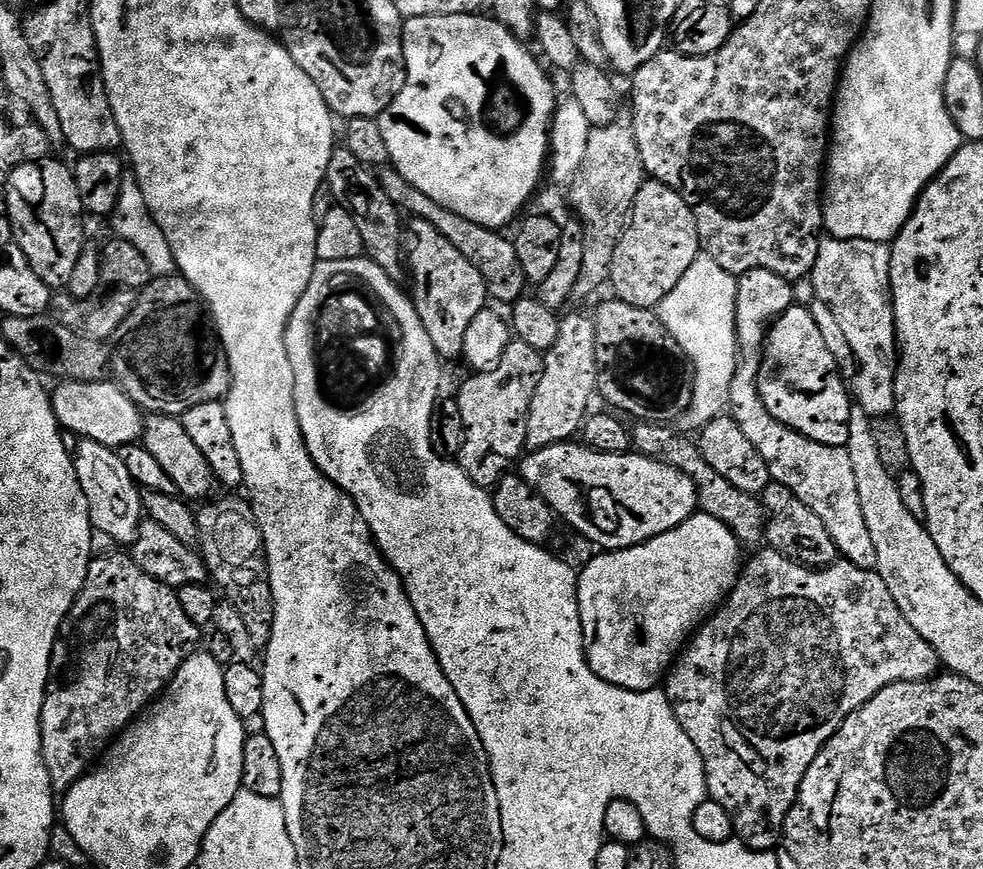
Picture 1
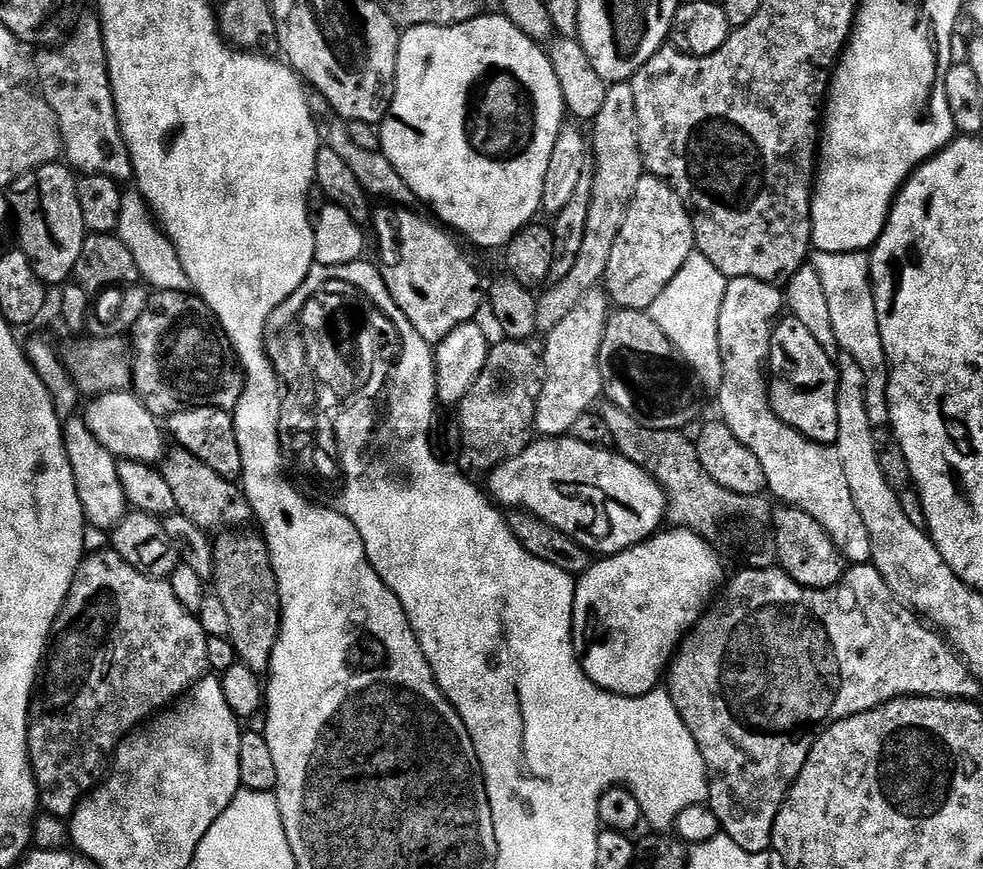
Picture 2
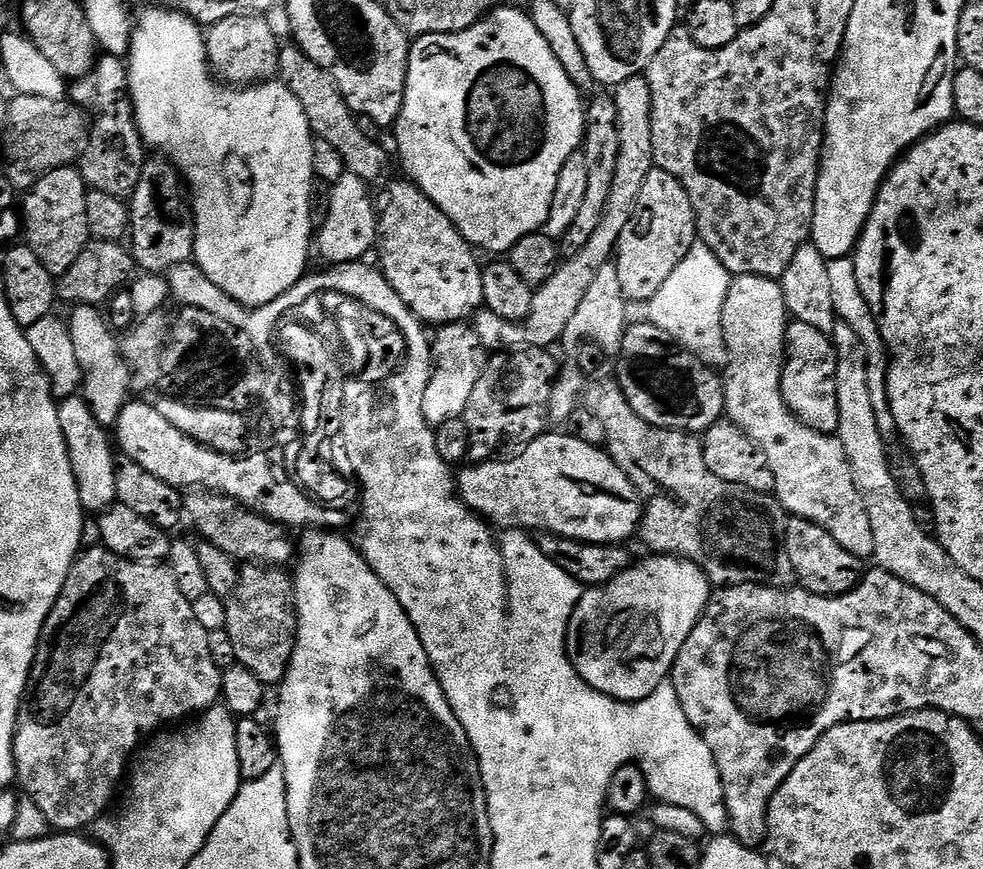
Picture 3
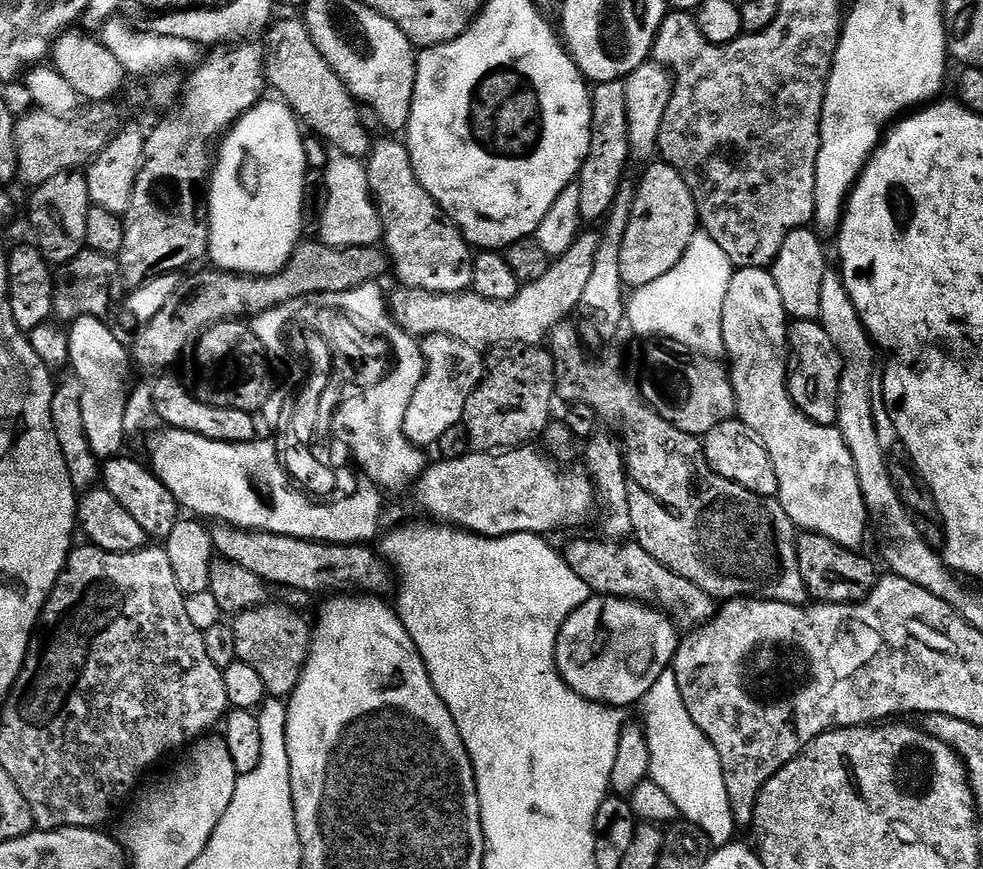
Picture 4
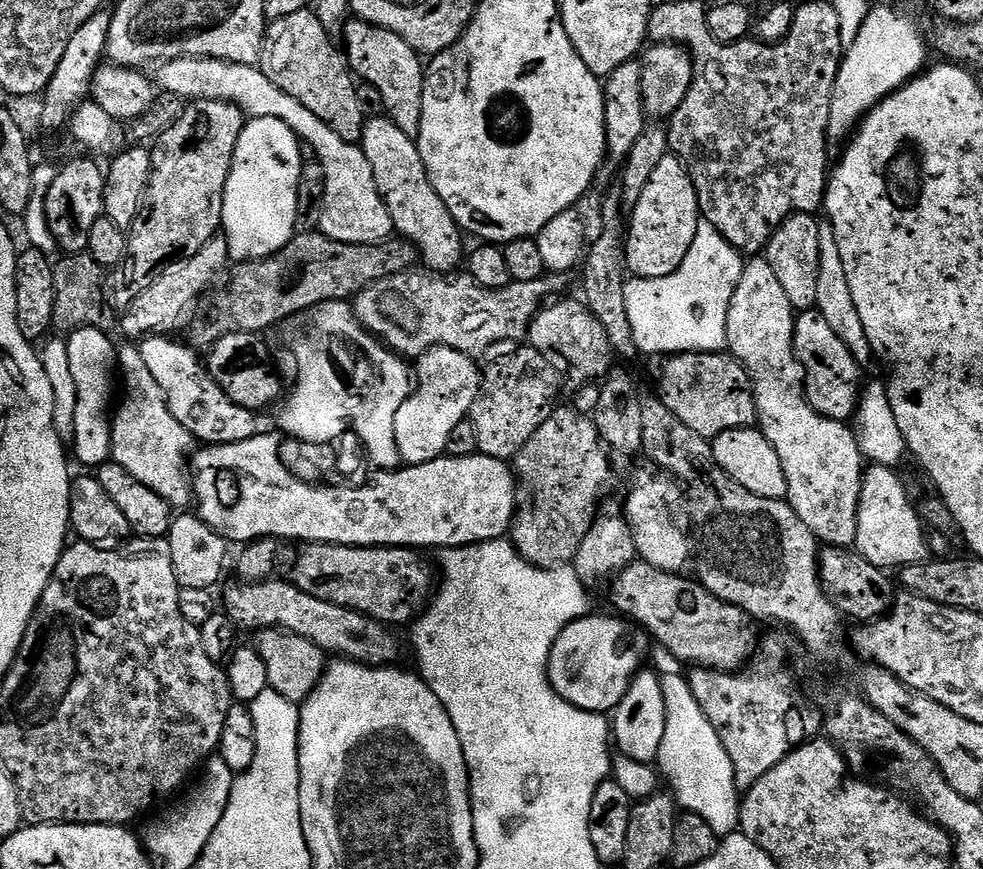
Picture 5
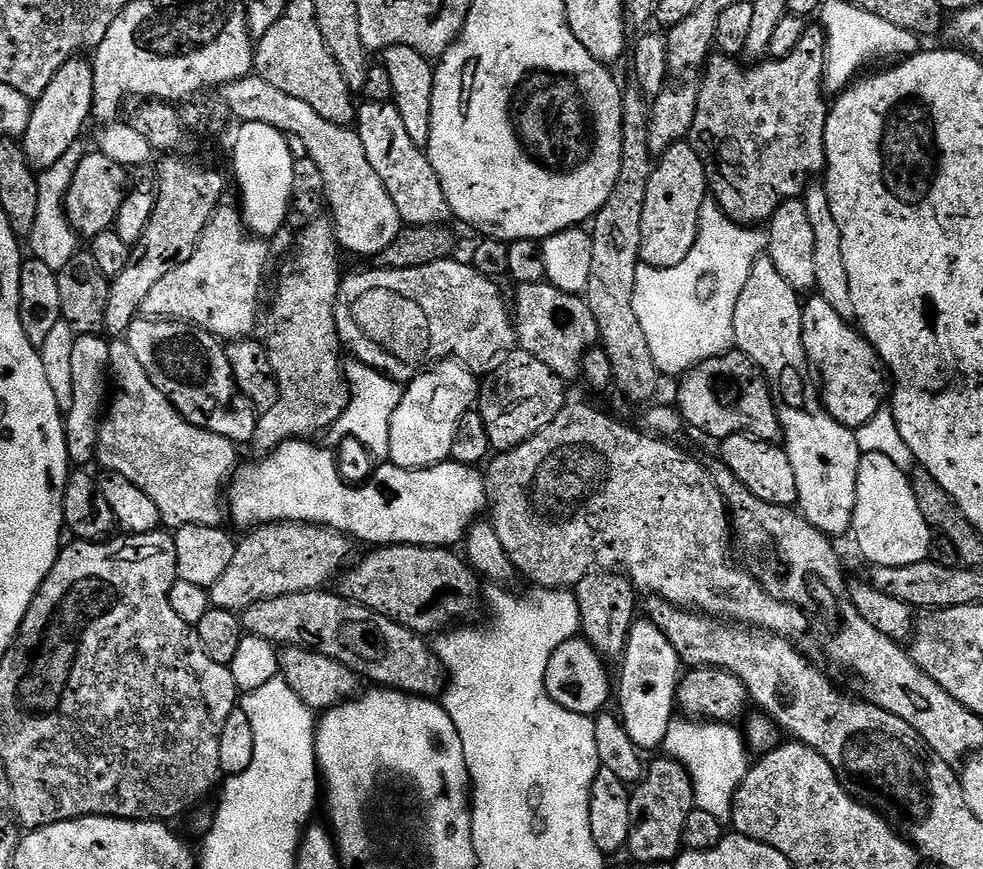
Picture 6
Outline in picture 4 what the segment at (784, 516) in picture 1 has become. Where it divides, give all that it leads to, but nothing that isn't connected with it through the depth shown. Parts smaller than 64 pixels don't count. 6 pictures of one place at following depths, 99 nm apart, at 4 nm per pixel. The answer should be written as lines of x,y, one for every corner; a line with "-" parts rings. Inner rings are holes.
801,531
796,537
798,564
808,587
808,595
821,604
856,604
874,590
878,571
859,551
838,546
822,534

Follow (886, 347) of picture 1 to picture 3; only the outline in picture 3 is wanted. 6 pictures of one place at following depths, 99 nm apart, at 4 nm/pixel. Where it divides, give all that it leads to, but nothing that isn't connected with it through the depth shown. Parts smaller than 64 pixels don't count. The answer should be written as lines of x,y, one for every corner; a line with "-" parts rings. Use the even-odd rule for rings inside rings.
845,258
842,260
829,260
828,266
831,281
831,297
837,317
839,317
844,324
850,326
854,330
854,334
858,334
858,338
862,338
862,346
868,355
870,386
872,387
872,397
874,398
876,417
878,418
878,430
886,438
895,437
897,430
896,423
894,422
894,414
888,408
888,377
886,373
890,364
886,359
884,339
878,330
876,315
870,310
866,298
862,298
862,289
858,286
855,259

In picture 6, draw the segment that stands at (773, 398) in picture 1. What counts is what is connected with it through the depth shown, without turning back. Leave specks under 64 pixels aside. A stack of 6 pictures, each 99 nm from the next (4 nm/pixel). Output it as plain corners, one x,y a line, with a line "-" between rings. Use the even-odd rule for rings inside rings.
819,294
809,295
802,307
802,342
808,363
812,365
822,389
824,409
833,420
853,430
877,419
881,415
880,407
883,404
885,407
890,392
886,369
880,356
863,335
849,321
844,320
842,314
830,306
830,302
826,302
826,298

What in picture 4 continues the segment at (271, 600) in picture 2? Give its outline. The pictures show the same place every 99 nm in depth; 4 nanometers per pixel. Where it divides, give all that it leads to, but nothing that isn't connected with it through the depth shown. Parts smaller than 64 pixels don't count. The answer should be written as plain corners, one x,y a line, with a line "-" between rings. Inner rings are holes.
265,602
258,608
239,613
231,621
238,642
236,658
253,667
262,677
262,686
266,686
268,696
287,698
298,686
312,649
313,629
304,621
300,612
287,608
284,604

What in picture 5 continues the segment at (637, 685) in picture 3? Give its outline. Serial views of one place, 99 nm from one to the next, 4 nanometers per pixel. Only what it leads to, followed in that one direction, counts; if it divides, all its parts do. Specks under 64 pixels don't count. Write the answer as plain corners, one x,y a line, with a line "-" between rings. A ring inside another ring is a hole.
589,614
567,624
548,656
548,681
553,690
587,712
615,713
648,656
648,633
619,615
611,615

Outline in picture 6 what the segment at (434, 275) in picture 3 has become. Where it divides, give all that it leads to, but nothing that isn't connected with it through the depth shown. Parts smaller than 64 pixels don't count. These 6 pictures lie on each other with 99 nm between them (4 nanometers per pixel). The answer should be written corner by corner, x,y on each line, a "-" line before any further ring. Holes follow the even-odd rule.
361,103
354,130
362,138
366,158
370,158
370,166
374,166
374,174
382,178
382,186
386,186
390,198
394,198
394,206
398,206
398,214
405,225
430,228
447,225
453,219
446,194
442,194
442,182
438,182
438,174
434,174
434,166
430,166
427,155
410,142
406,122
402,122
402,114
398,114
395,103

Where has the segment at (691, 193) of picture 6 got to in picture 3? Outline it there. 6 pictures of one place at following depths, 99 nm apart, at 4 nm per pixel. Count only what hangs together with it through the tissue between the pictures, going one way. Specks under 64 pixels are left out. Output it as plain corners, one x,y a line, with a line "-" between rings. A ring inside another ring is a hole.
654,166
650,174
646,174
634,214
616,243
614,262
618,266
618,279
622,282
625,298
629,302
652,300
654,294
662,290
662,282
678,270
678,262
686,258
697,240
696,215
686,190
674,174
666,174
666,170

